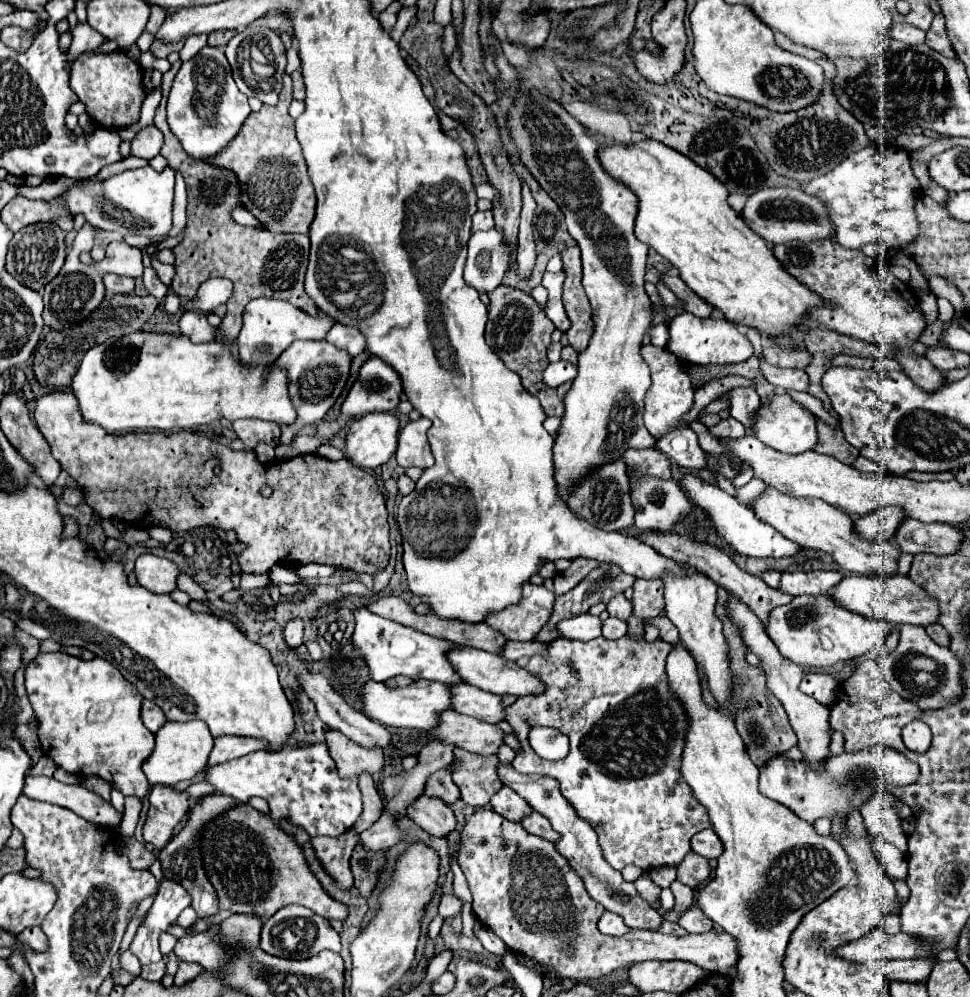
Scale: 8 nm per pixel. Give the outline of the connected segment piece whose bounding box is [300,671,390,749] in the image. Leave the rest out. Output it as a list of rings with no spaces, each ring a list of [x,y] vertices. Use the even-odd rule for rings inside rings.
[[[304,671],[304,673],[300,675],[300,683],[302,683],[304,693],[314,701],[316,711],[318,711],[318,717],[320,717],[330,729],[336,729],[336,731],[344,733],[346,737],[350,737],[352,741],[356,741],[356,743],[360,743],[360,745],[364,745],[364,747],[374,747],[374,745],[378,745],[380,749],[386,749],[386,747],[390,745],[390,733],[388,733],[388,729],[382,727],[380,723],[368,719],[362,711],[358,711],[358,709],[354,709],[352,705],[348,705],[348,703],[344,701],[344,697],[338,695],[338,693],[332,689],[332,685],[328,683],[328,679],[326,679],[324,675],[312,673],[312,671]]]

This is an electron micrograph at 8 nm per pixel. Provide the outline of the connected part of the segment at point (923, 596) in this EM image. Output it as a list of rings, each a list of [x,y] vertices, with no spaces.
[[[846,575],[842,583],[830,591],[830,595],[850,611],[888,621],[892,625],[928,627],[938,623],[938,617],[940,617],[938,601],[904,575],[894,575],[892,579],[878,579],[878,577],[868,579],[864,575]]]

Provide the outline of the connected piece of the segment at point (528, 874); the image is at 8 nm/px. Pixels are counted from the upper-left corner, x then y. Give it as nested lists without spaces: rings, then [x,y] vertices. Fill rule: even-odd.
[[[476,809],[460,837],[458,849],[458,865],[468,879],[468,887],[472,891],[472,909],[478,921],[488,925],[506,945],[508,949],[528,955],[542,965],[552,967],[552,975],[576,981],[590,981],[610,975],[620,967],[630,967],[632,963],[656,959],[656,961],[690,961],[708,973],[724,975],[730,967],[736,965],[736,941],[728,937],[728,933],[716,933],[714,929],[700,935],[664,935],[660,931],[628,931],[622,939],[612,939],[598,931],[598,919],[604,907],[588,895],[580,875],[568,867],[568,859],[556,851],[552,843],[540,839],[536,835],[528,835],[520,823],[512,823],[504,817],[498,817],[492,809]]]

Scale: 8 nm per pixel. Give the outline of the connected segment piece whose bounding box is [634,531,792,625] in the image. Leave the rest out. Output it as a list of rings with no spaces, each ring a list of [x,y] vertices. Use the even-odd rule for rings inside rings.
[[[646,531],[646,533],[638,533],[634,535],[636,539],[640,539],[642,543],[650,545],[654,551],[658,551],[660,555],[666,555],[670,559],[676,559],[676,561],[686,561],[686,563],[692,563],[696,569],[704,571],[708,577],[712,577],[720,587],[724,587],[726,591],[730,591],[736,599],[740,599],[744,605],[750,607],[750,611],[762,621],[762,625],[768,623],[768,615],[774,607],[780,607],[780,605],[786,605],[792,595],[784,595],[772,587],[768,587],[760,577],[754,577],[746,571],[742,571],[726,553],[722,553],[720,549],[716,549],[714,545],[708,545],[708,543],[694,543],[690,541],[688,537],[676,533],[676,531],[666,531],[666,533],[660,533],[660,531]]]

